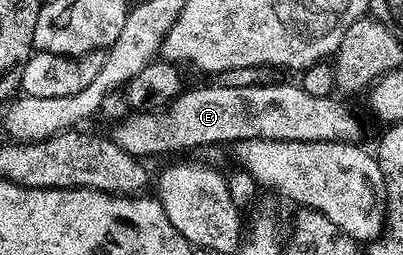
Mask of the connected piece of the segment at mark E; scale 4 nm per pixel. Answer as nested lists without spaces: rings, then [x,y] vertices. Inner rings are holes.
[[[297,82],[294,83],[270,83],[267,87],[194,87],[191,91],[183,90],[168,109],[159,110],[157,113],[143,111],[130,113],[117,124],[112,132],[112,138],[120,149],[124,149],[135,157],[147,157],[146,155],[166,155],[169,151],[190,151],[193,147],[210,147],[213,143],[241,144],[243,139],[279,139],[280,141],[300,141],[301,143],[358,143],[361,140],[362,129],[349,109],[338,100],[338,97],[312,97],[312,93],[304,93],[304,89]]]

